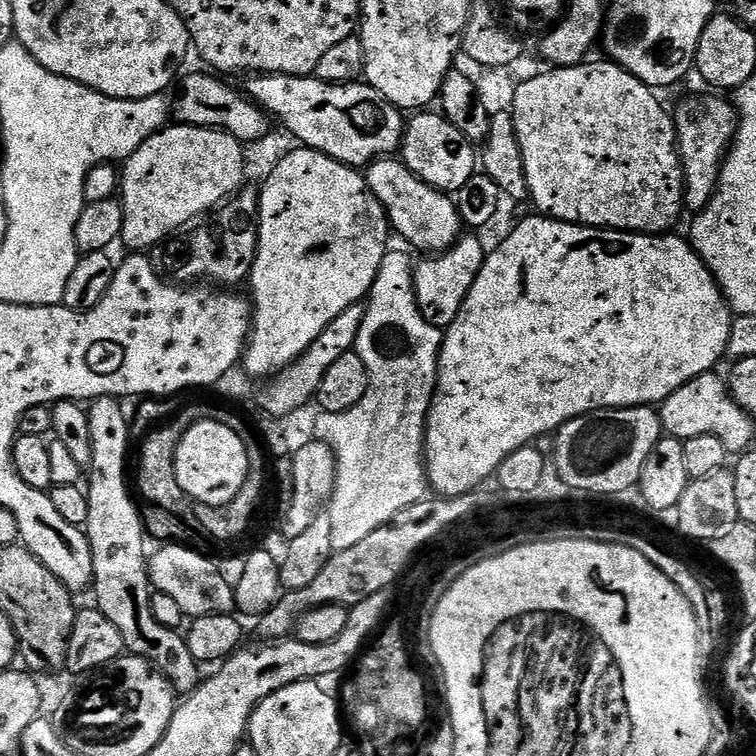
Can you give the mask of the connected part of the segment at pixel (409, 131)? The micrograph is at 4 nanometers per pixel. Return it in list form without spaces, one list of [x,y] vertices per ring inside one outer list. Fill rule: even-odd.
[[[424,110],[407,121],[402,141],[402,162],[419,180],[441,192],[455,194],[478,172],[478,152],[462,131],[444,118],[435,116],[432,110]],[[476,150],[476,152],[475,152]]]

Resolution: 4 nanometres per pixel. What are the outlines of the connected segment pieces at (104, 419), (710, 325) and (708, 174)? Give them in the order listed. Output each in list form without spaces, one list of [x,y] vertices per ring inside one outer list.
[[[102,396],[99,400],[91,401],[87,409],[92,439],[92,477],[88,484],[86,480],[86,535],[94,562],[94,604],[102,614],[106,614],[106,618],[110,618],[110,622],[114,622],[114,626],[118,626],[118,634],[122,634],[125,649],[131,655],[147,660],[151,667],[169,680],[177,693],[187,694],[200,683],[202,668],[196,663],[194,654],[190,654],[190,646],[186,646],[184,636],[177,629],[162,626],[162,622],[154,618],[148,556],[144,552],[144,519],[140,517],[137,501],[132,501],[129,481],[128,484],[124,481],[124,471],[128,468],[130,420],[127,415],[124,417],[124,408],[120,404],[123,403],[119,399]]]
[[[543,214],[528,216],[496,249],[489,251],[484,258],[484,264],[480,267],[480,272],[474,278],[474,286],[470,286],[470,294],[466,294],[466,302],[462,302],[462,310],[458,310],[458,318],[444,332],[444,345],[440,347],[440,369],[436,375],[436,393],[432,395],[432,404],[428,408],[426,423],[424,425],[424,458],[426,461],[426,471],[428,474],[428,483],[431,491],[440,498],[451,498],[454,496],[467,496],[475,493],[479,484],[484,484],[487,480],[491,481],[496,475],[498,466],[514,450],[529,447],[540,435],[555,433],[568,420],[573,420],[575,416],[584,416],[587,412],[596,412],[599,408],[639,408],[641,406],[659,406],[674,390],[686,386],[699,376],[705,376],[713,371],[720,359],[725,359],[728,343],[730,342],[730,330],[734,313],[724,300],[724,295],[720,292],[720,287],[716,285],[716,280],[710,274],[708,267],[702,262],[702,258],[694,251],[691,243],[680,236],[673,234],[645,234],[642,232],[617,232],[611,228],[585,228],[583,224],[568,224],[565,220],[553,220],[552,217]]]
[[[723,95],[692,96],[674,108],[676,121],[676,146],[680,153],[680,165],[684,167],[684,206],[695,214],[704,209],[716,192],[720,168],[724,157],[732,147],[736,136],[738,117],[735,107],[723,100]]]

